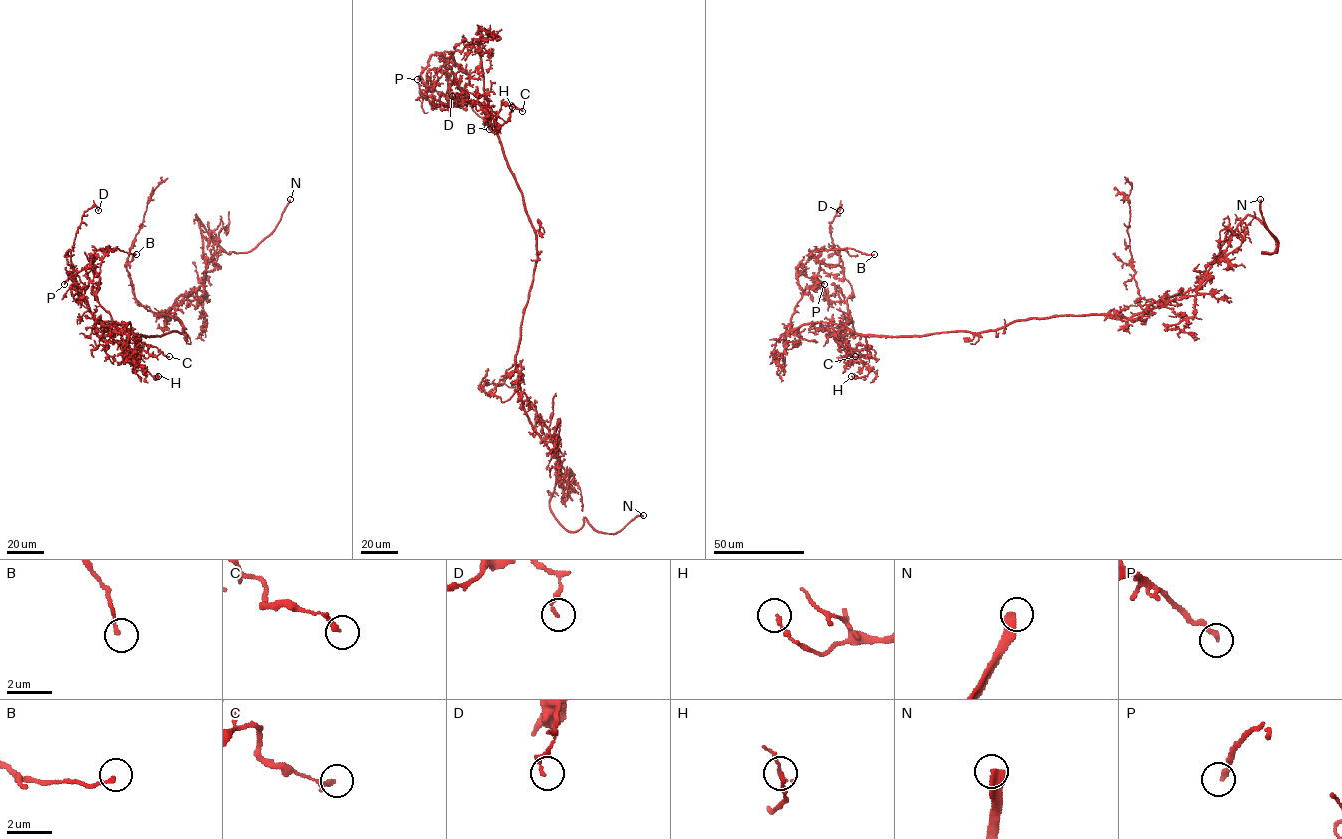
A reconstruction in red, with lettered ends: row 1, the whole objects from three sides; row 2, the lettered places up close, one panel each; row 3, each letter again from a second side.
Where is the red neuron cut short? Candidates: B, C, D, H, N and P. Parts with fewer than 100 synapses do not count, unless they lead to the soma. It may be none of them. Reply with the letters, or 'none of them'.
N

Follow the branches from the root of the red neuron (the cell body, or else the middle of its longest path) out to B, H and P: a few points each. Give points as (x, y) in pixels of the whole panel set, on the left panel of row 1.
B: (173, 318), (181, 333), (138, 335), (97, 322), (88, 303), (78, 301), (93, 279), (95, 250), (136, 254)
H: (173, 318), (181, 322), (181, 333), (138, 335), (135, 341), (136, 360), (153, 376), (158, 379), (158, 376)
P: (173, 318), (181, 333), (138, 335), (130, 322), (121, 331), (97, 300), (99, 276), (90, 267), (64, 284)

